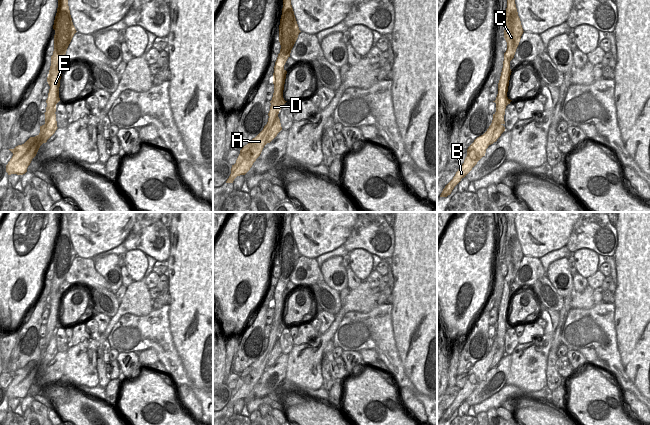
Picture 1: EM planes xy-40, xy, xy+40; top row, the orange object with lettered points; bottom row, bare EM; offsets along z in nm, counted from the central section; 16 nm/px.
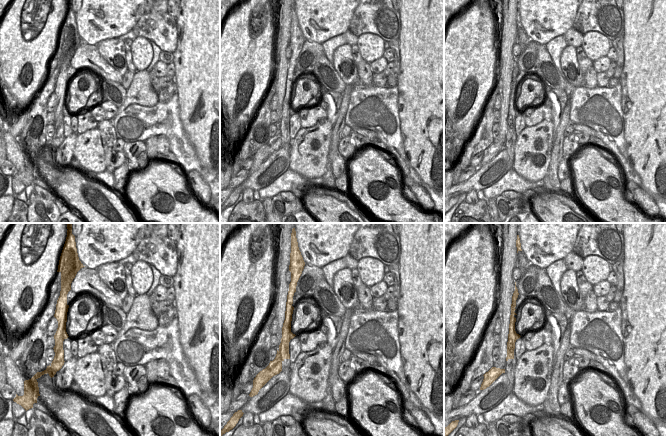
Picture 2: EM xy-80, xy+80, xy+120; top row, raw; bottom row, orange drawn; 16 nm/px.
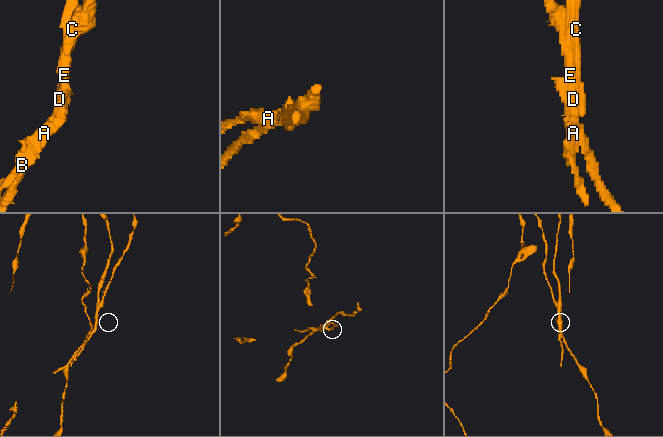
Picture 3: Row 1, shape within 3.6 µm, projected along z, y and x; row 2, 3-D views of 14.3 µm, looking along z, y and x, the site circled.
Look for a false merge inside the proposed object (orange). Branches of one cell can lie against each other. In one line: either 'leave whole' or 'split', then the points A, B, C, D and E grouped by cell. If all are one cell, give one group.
split; groups A B C D / E

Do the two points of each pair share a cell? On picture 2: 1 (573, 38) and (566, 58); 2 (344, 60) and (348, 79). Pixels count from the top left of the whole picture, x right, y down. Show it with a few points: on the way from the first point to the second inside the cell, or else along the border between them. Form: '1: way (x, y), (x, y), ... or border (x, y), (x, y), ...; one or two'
1: border (567, 45), (572, 45), (575, 48); two
2: way (345, 65), (348, 74); one

